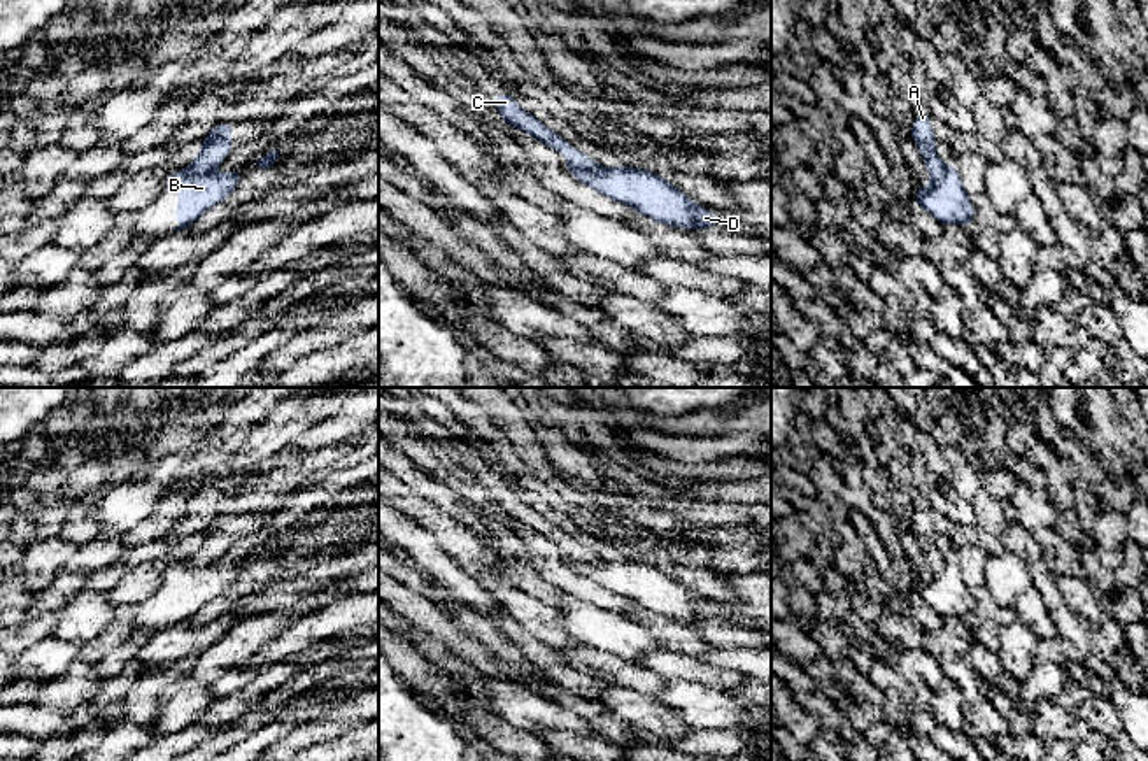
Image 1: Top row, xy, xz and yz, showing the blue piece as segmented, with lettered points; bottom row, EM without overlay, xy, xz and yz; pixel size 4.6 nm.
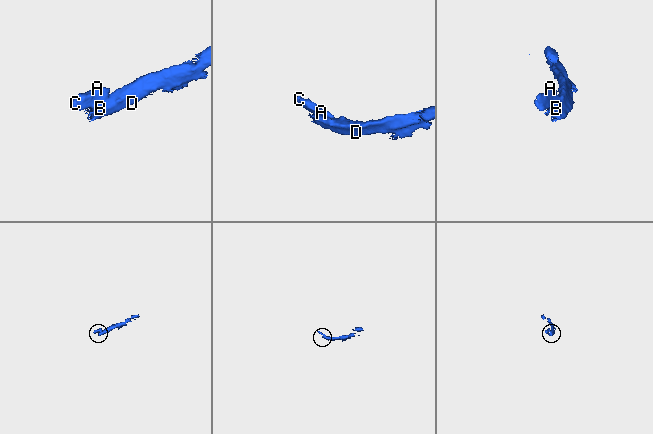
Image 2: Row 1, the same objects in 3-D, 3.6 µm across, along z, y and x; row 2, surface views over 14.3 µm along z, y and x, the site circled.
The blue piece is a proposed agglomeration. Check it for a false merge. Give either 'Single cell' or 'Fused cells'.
Fused cells

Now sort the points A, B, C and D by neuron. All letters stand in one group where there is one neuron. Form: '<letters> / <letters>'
A C / B D

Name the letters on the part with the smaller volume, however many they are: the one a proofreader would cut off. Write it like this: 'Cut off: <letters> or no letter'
Cut off: A, C

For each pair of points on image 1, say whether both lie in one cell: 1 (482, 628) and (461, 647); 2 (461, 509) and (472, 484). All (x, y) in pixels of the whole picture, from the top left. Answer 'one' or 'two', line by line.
1: two
2: two

